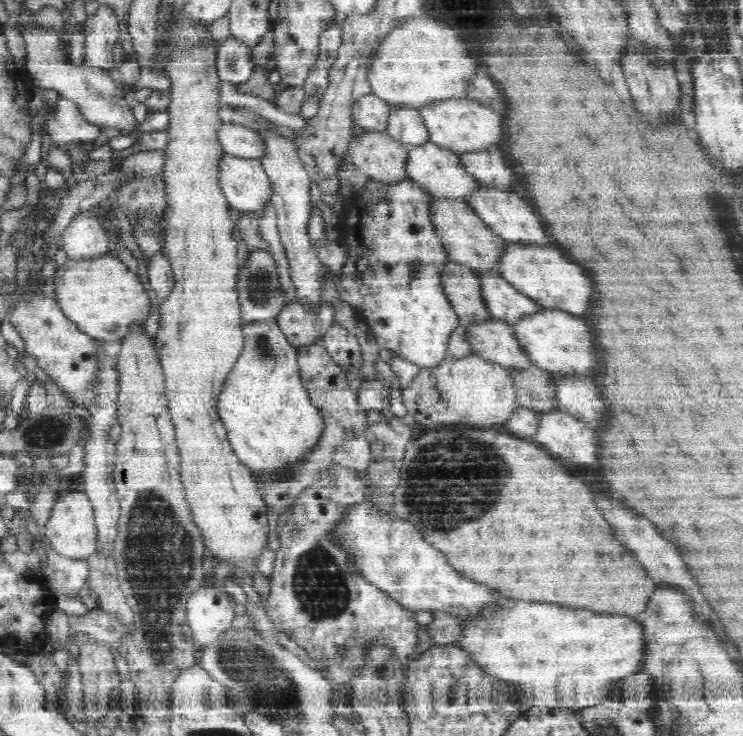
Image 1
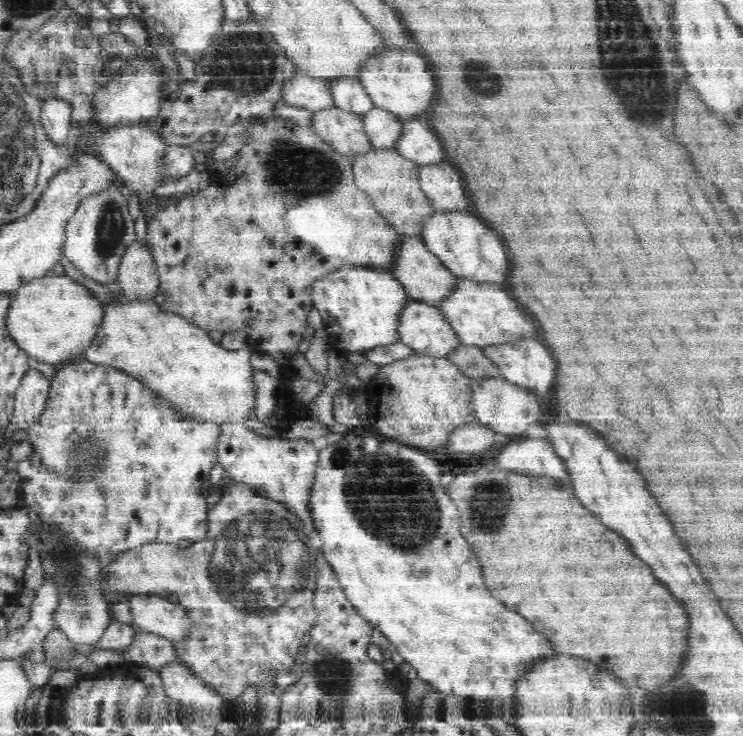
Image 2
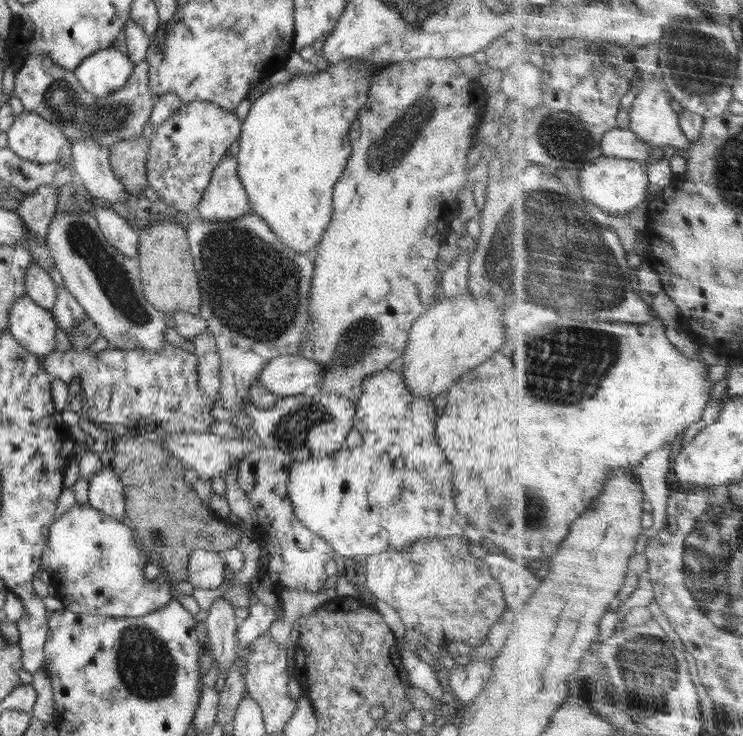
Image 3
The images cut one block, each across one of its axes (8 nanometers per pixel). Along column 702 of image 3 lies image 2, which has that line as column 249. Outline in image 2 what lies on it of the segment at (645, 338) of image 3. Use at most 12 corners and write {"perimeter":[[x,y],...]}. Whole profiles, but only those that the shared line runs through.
{"perimeter":[[152,301],[110,302],[83,352],[182,418],[244,425],[251,346]]}

